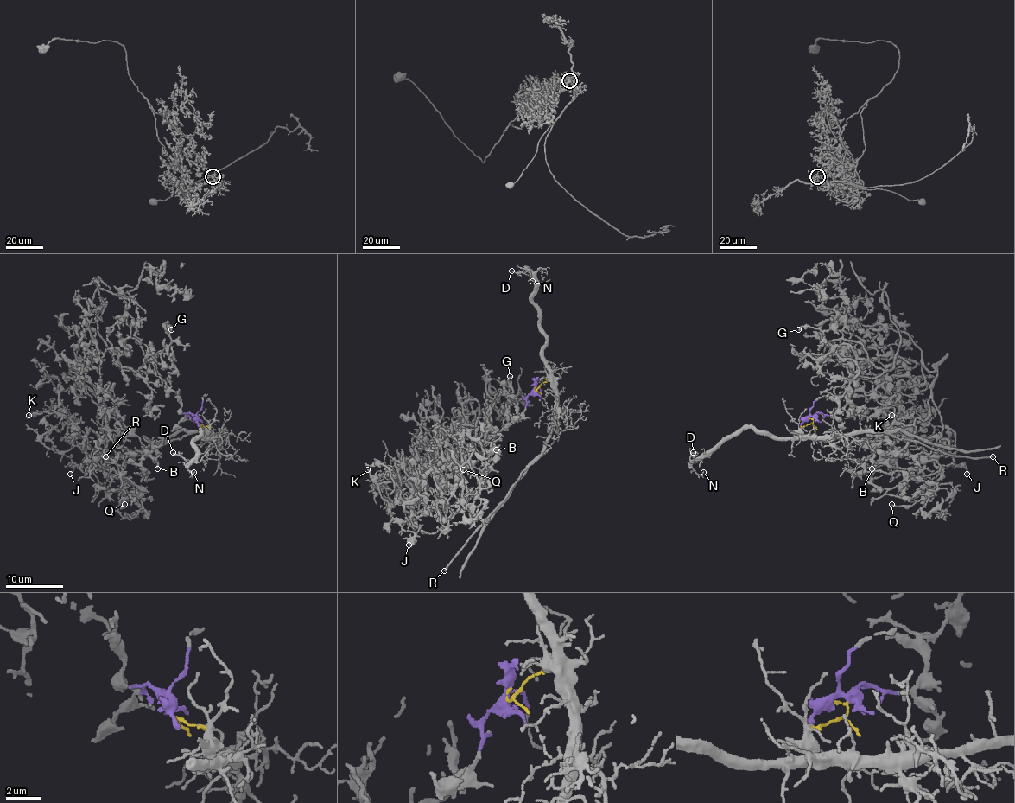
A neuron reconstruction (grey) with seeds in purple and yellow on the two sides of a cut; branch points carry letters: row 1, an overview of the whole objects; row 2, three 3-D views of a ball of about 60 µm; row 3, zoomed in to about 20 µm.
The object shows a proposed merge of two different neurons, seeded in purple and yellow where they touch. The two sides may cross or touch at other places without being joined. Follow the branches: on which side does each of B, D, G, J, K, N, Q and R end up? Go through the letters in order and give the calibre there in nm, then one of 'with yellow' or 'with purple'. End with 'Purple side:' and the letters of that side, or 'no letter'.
B: calibre 200 nm; with purple
D: calibre 160 nm; with yellow
G: calibre 170 nm; with purple
J: calibre 170 nm; with purple
K: calibre 200 nm; with purple
N: calibre 150 nm; with yellow
Q: calibre 140 nm; with purple
R: calibre 200 nm; with yellow
Purple side: B, G, J, K, Q

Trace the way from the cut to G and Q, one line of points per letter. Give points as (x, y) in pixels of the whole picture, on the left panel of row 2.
G: (195, 417), (181, 411), (181, 399), (158, 373), (155, 358), (164, 345), (171, 341), (169, 326), (171, 330)
Q: (195, 417), (154, 359), (136, 376), (85, 324), (77, 373), (98, 399), (102, 462), (133, 489), (124, 505)

